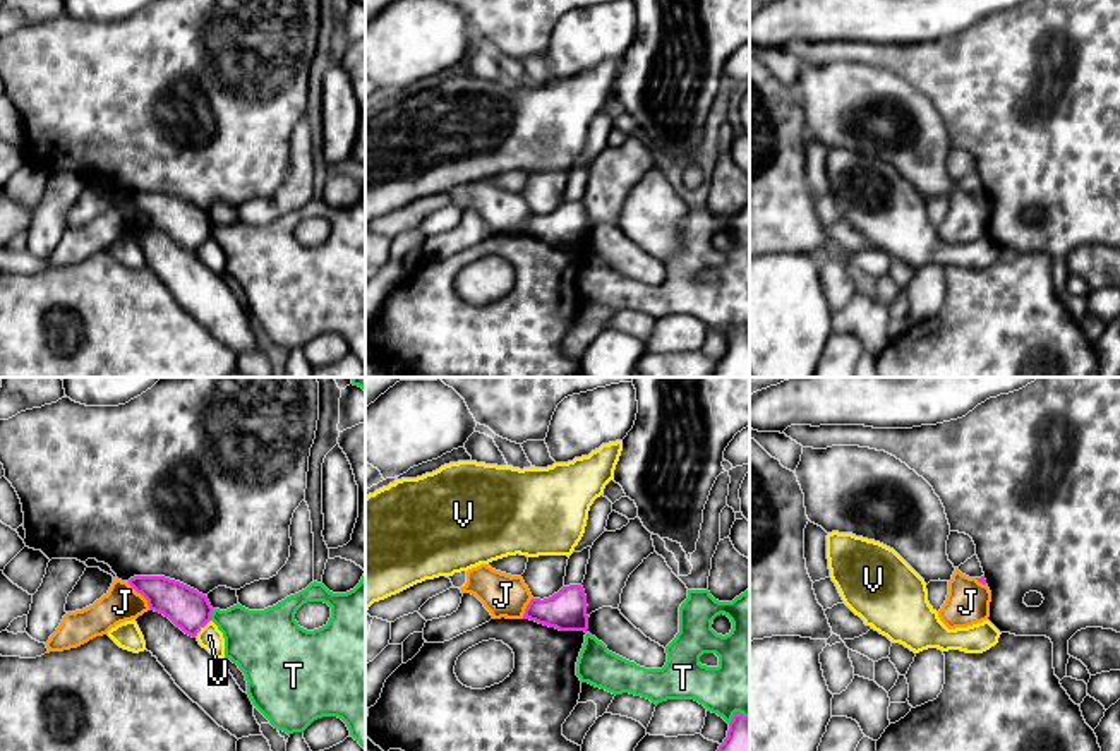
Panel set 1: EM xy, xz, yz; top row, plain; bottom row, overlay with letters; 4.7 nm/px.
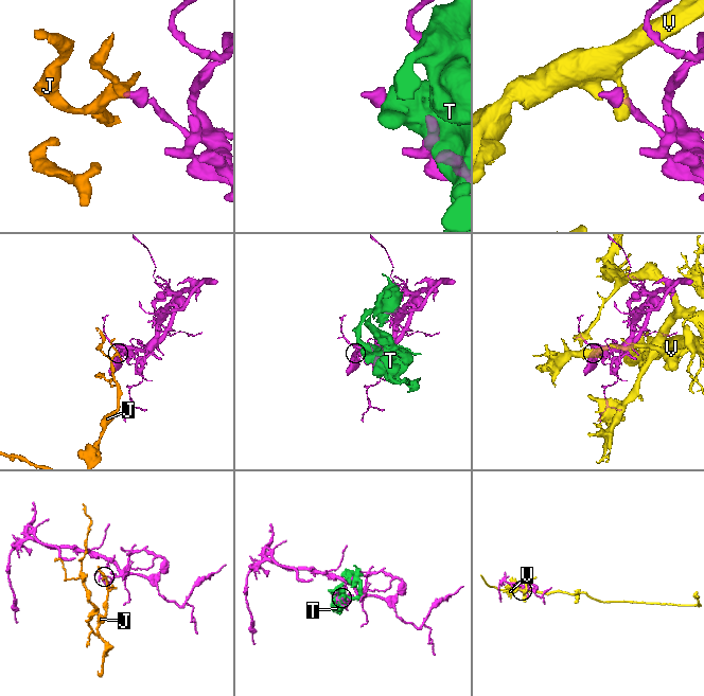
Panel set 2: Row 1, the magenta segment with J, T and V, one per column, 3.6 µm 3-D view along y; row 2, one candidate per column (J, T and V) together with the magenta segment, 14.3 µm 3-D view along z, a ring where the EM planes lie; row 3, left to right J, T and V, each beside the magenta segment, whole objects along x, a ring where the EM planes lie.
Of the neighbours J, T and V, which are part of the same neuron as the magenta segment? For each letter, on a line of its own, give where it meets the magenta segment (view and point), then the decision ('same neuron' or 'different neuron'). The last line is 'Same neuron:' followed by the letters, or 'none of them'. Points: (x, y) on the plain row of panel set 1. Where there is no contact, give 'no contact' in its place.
J: xy (141, 210) | different neuron
T: xy (211, 228) | different neuron
V: xy (203, 242) | different neuron
Same neuron: none of them

